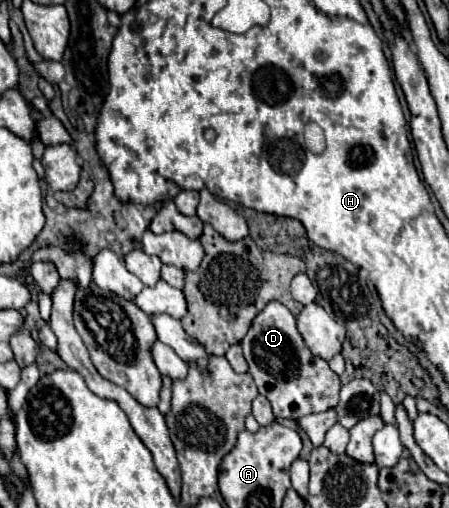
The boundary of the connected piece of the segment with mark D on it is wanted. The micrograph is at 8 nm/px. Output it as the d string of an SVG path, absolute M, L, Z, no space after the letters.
M269 302L253 320L249 332L241 340L243 356L249 366L259 394L265 394L273 406L275 416L303 418L315 412L335 408L339 402L339 376L329 368L323 358L317 358L305 346L297 332L293 314L281 302Z

